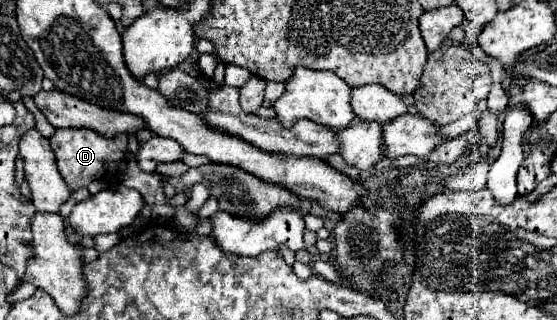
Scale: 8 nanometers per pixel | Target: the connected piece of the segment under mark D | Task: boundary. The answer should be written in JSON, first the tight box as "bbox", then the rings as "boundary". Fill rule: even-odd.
{"bbox":[51,130,127,190],"boundary":[[[55,130],[51,138],[51,148],[55,152],[57,166],[71,190],[85,188],[91,180],[115,178],[119,164],[127,152],[127,136],[119,134],[117,138],[105,138],[93,130]]]}

